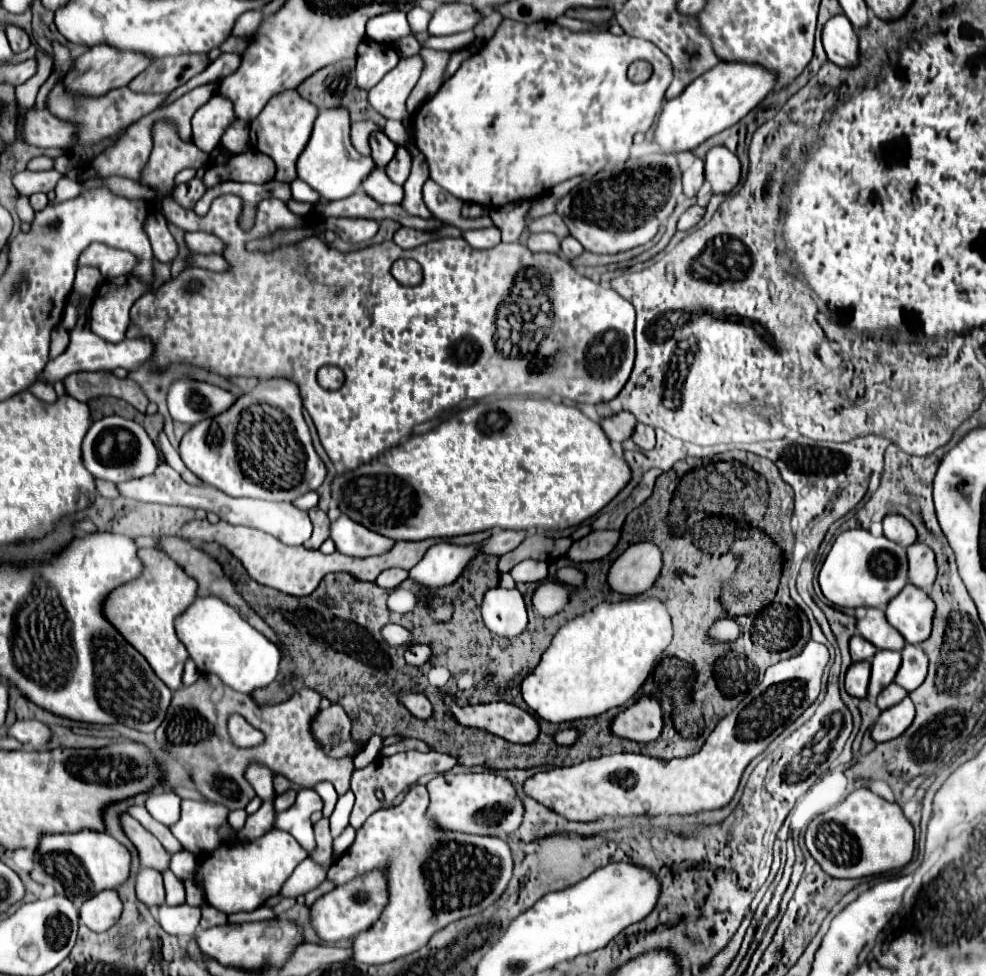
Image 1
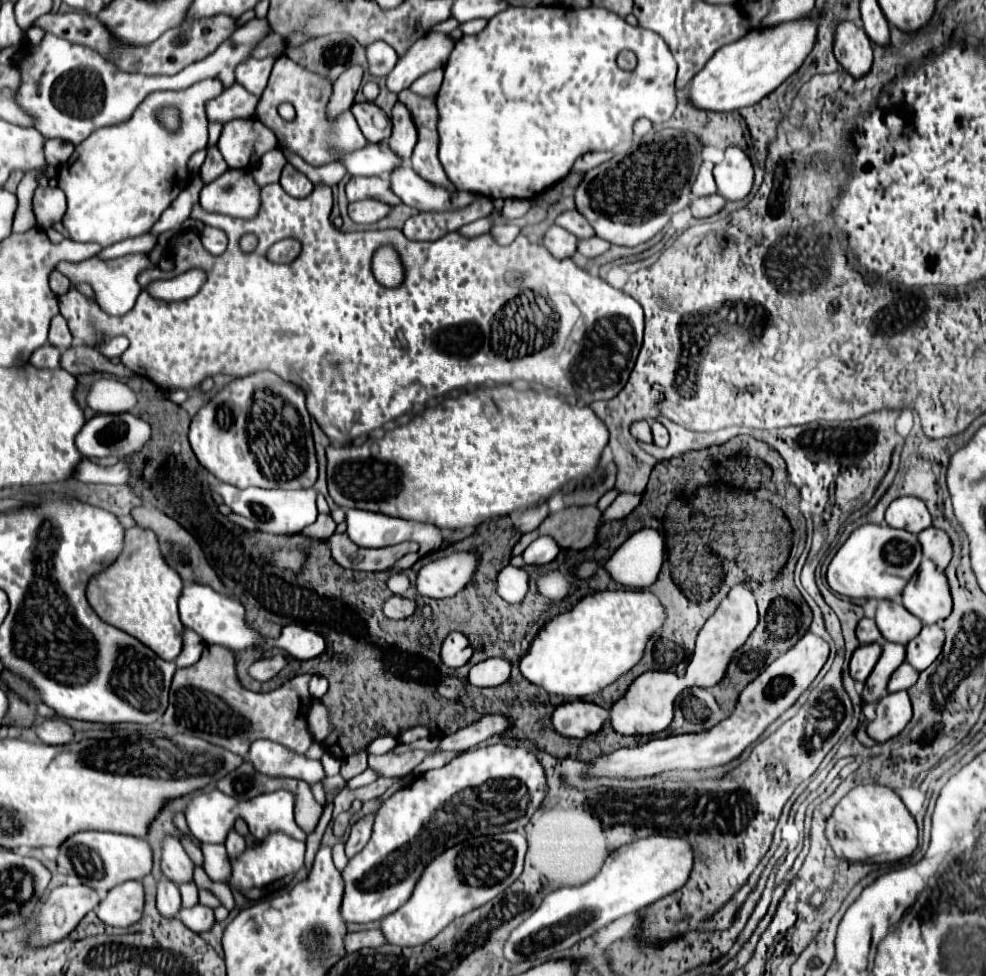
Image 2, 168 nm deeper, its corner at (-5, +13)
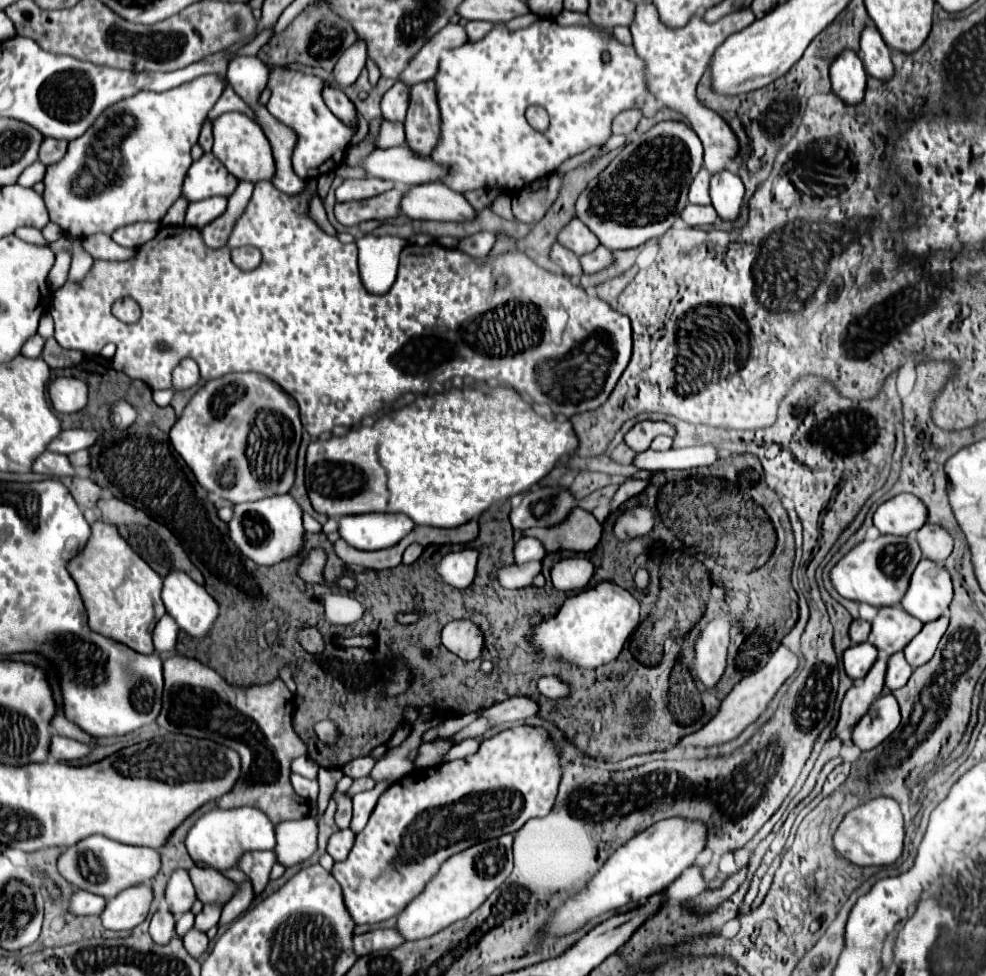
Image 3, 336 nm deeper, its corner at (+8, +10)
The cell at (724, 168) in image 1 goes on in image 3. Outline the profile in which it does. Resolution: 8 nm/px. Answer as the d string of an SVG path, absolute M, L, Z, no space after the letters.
M728 169L714 173L710 181L710 197L712 197L712 205L716 213L720 215L720 219L736 221L740 213L742 197L744 197L742 179Z

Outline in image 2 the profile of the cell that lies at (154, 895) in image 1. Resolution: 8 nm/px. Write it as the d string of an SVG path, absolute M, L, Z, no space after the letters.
M163 878L157 888L157 910L163 918L175 918L181 910L179 888L173 882L167 882L167 878Z

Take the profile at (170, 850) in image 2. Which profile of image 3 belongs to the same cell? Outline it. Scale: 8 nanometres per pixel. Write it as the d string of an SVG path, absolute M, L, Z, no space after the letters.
M186 869L172 871L172 875L166 883L164 899L174 917L180 917L184 911L188 911L192 907L192 903L196 899L196 891L192 887L192 881L190 881Z

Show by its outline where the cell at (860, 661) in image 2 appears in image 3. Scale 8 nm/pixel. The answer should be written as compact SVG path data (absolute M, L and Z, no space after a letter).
M870 643L852 645L844 651L844 671L850 679L862 679L876 661L876 647Z

